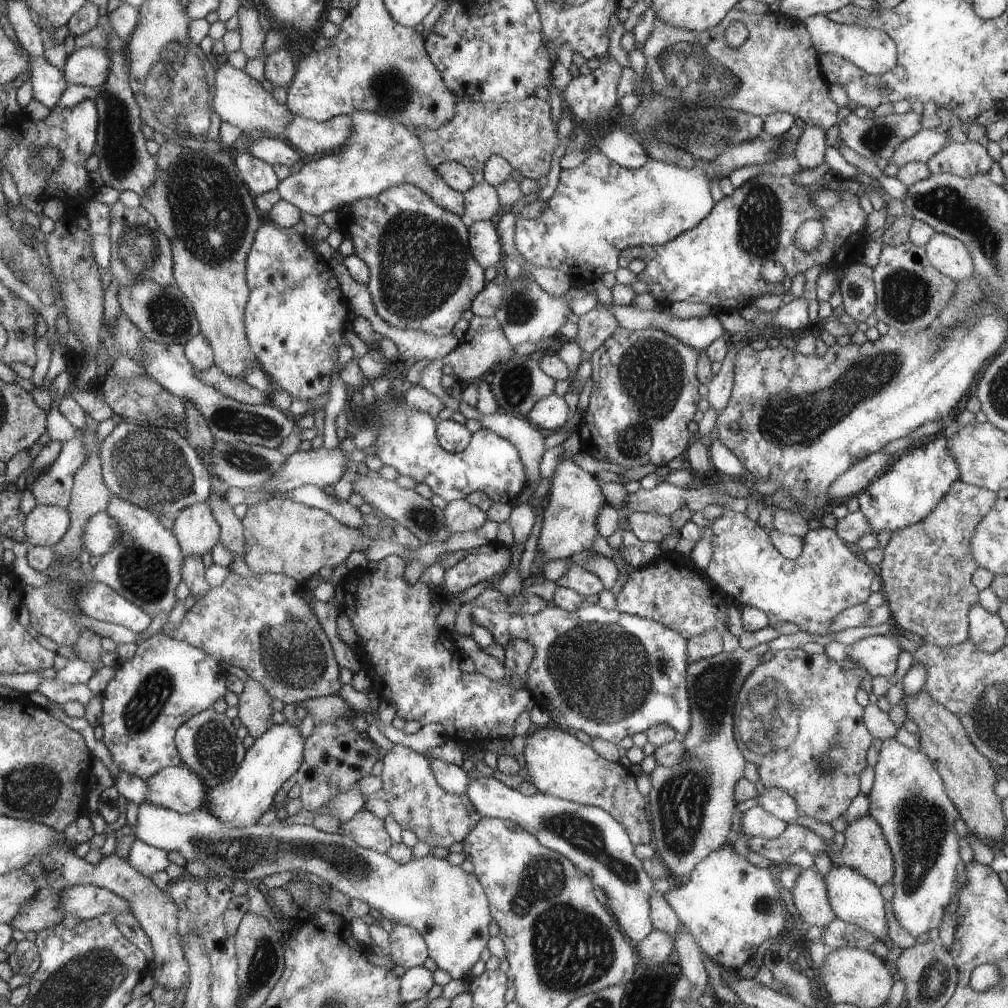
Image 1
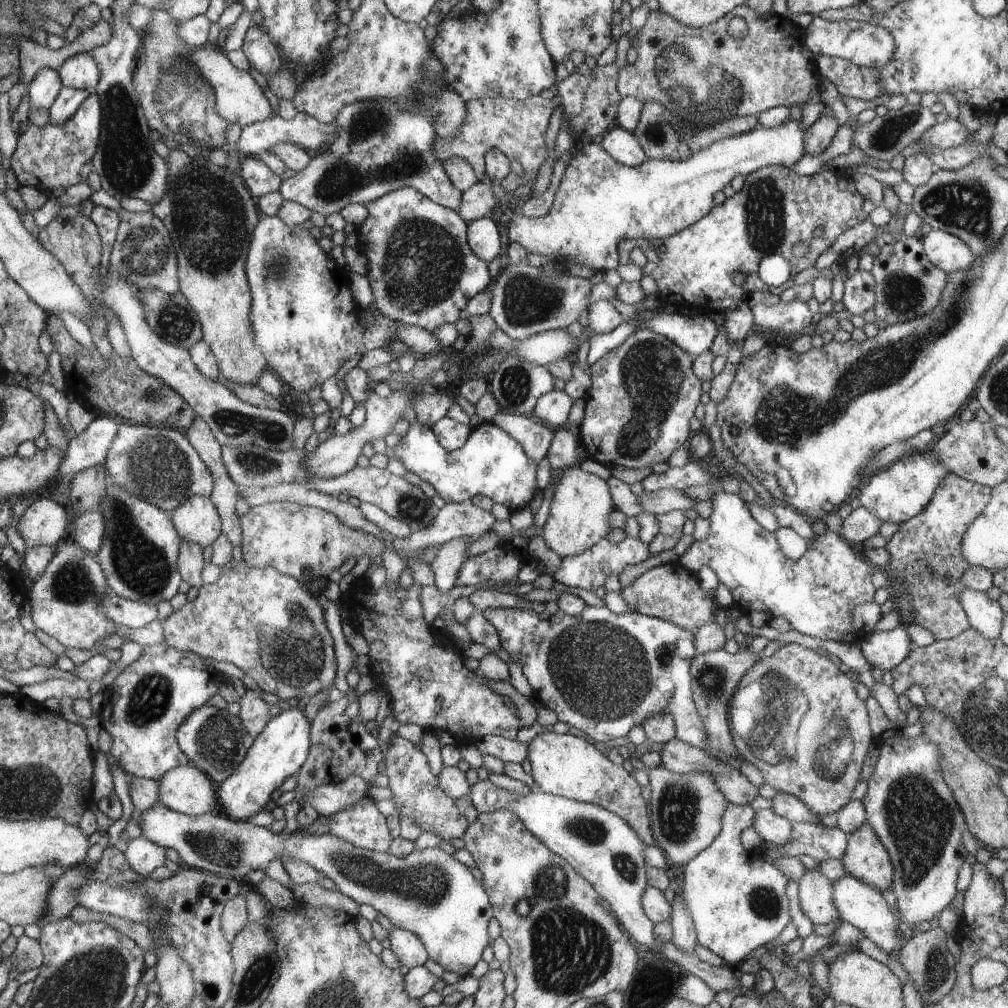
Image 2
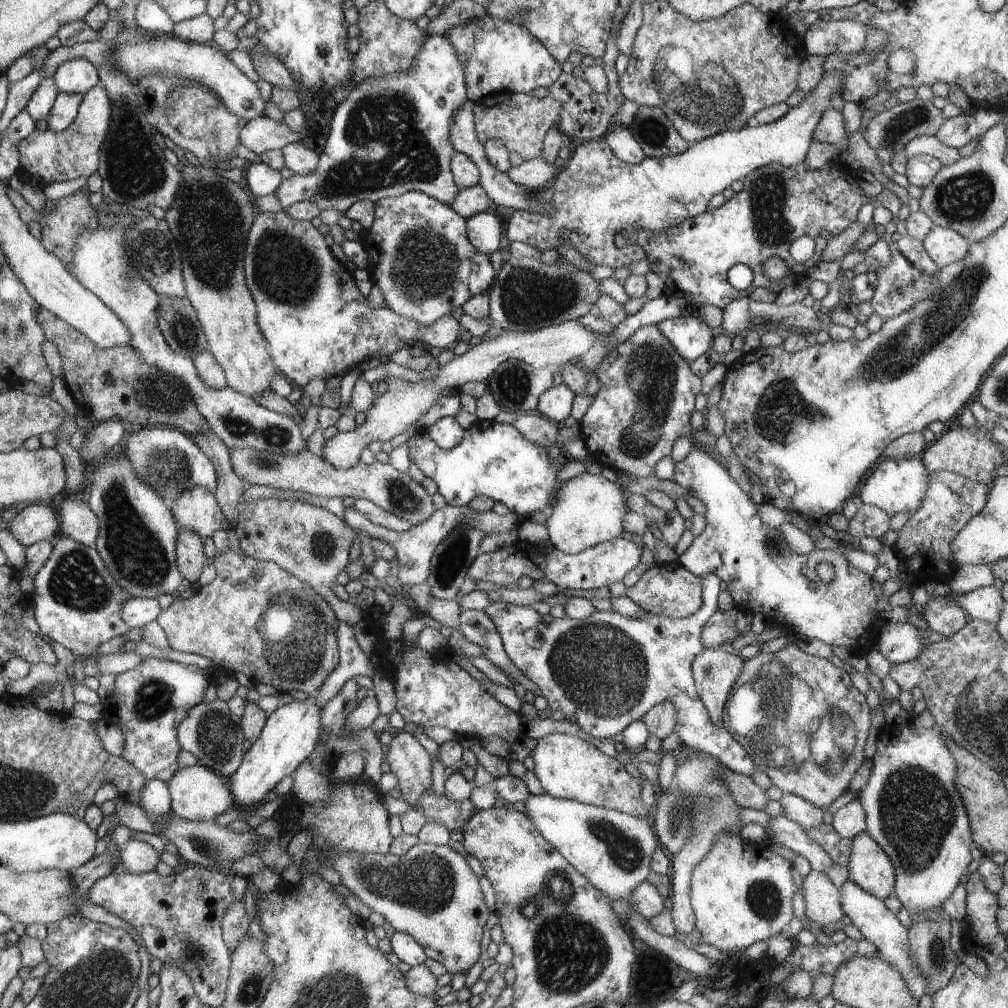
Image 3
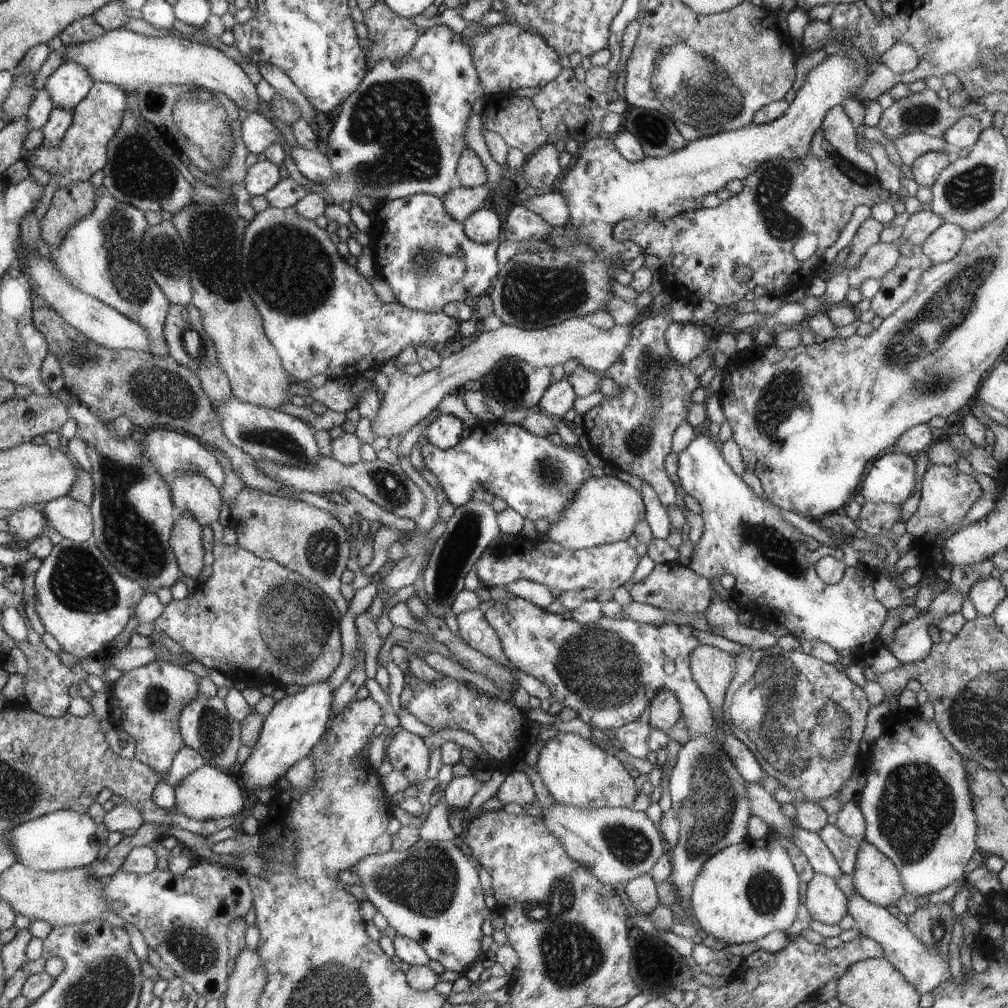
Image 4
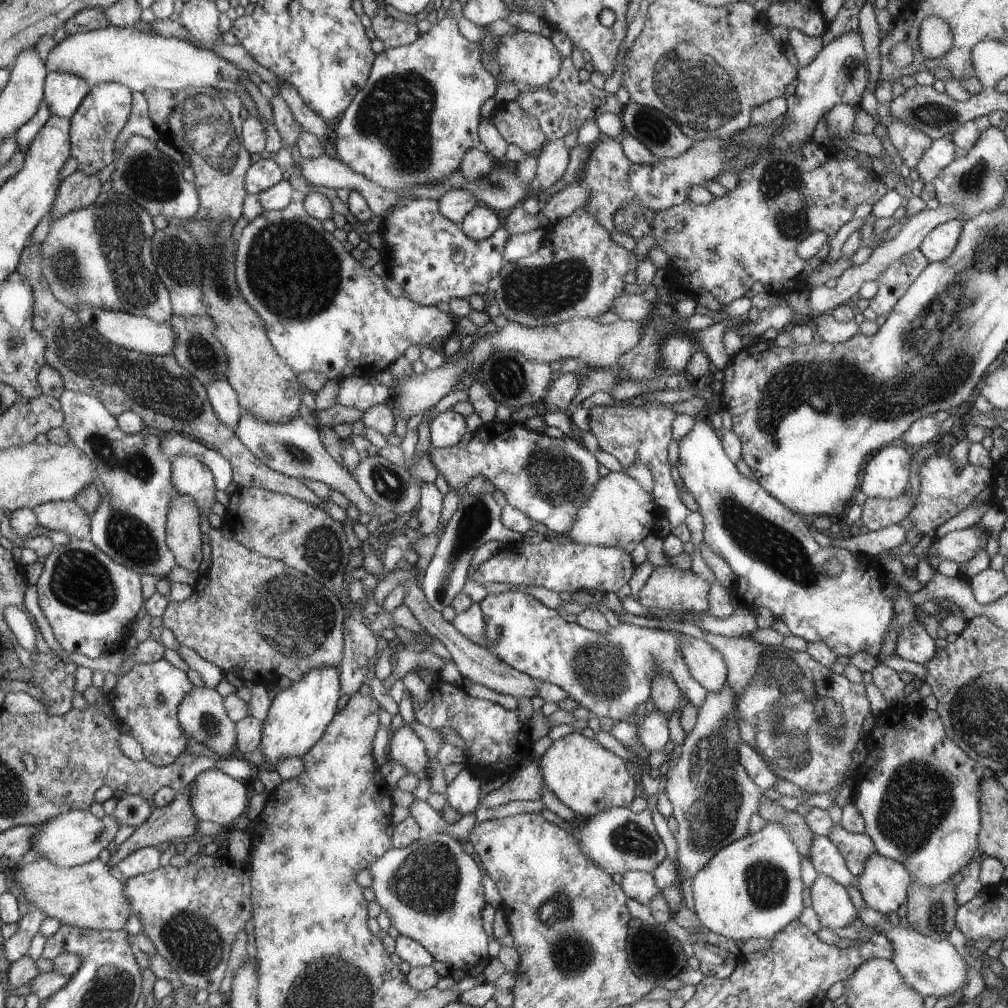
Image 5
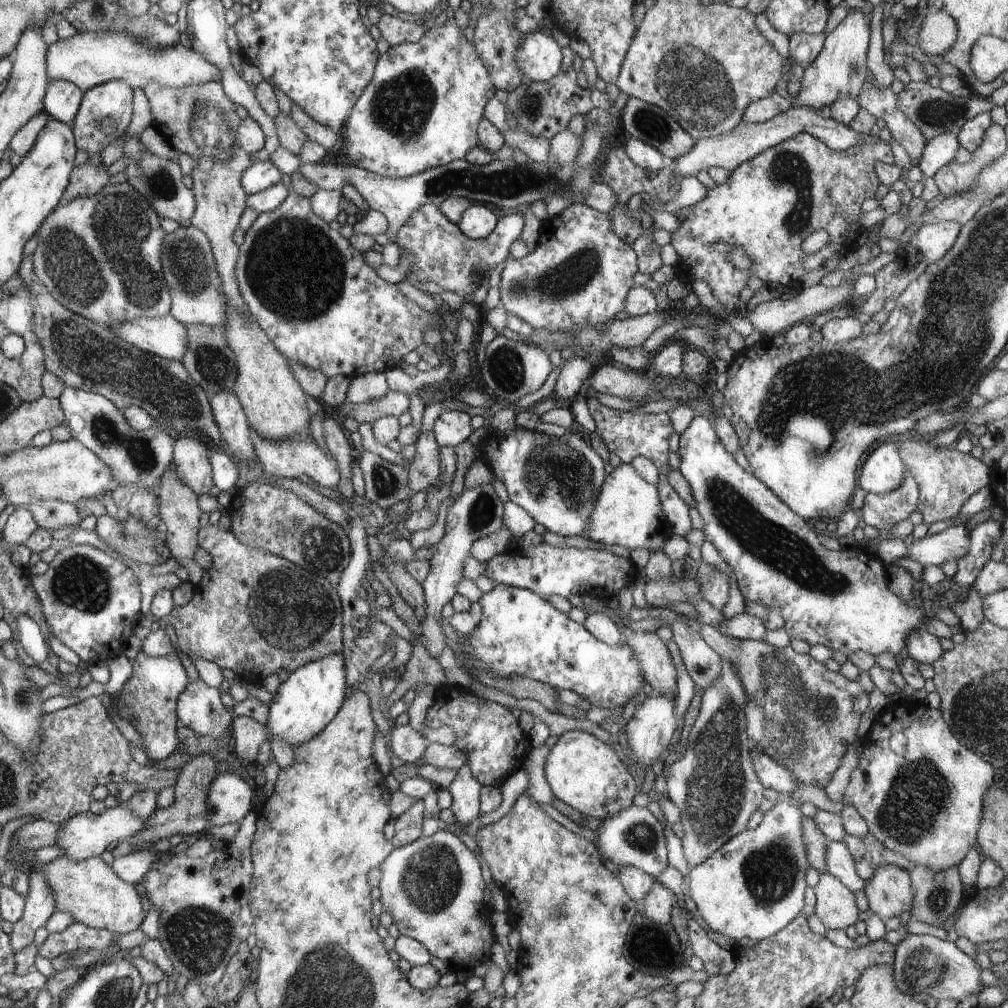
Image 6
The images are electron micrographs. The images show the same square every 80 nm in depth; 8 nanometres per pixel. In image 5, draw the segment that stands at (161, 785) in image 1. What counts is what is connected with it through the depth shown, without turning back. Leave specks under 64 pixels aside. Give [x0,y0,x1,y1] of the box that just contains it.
[191,768,248,827]

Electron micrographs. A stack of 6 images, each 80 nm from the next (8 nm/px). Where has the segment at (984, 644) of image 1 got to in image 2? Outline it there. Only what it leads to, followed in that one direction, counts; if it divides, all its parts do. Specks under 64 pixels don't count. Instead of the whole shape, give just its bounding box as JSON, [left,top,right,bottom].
[960,588,1006,640]

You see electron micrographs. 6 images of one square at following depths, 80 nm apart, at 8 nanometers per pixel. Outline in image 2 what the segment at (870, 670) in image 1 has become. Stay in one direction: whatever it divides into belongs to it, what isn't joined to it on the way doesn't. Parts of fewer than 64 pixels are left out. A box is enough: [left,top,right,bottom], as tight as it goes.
[860,624,912,672]

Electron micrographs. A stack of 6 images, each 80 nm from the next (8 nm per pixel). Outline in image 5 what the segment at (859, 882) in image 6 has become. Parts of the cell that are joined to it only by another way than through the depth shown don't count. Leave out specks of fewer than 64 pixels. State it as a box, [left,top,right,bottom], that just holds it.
[809,835,856,888]

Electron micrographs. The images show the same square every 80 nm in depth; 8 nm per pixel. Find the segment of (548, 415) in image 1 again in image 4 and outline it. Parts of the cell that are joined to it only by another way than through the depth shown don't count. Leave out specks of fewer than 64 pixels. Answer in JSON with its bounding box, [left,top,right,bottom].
[538,378,577,420]

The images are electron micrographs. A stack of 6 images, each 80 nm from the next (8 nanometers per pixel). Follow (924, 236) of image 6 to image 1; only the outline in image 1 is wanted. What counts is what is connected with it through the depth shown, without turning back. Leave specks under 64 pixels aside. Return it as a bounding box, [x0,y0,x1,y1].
[924,232,973,282]

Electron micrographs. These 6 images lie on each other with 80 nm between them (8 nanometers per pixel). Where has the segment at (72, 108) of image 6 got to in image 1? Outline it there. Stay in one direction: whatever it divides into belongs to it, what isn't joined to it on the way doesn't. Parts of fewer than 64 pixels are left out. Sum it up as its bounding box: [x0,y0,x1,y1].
[62,47,111,88]

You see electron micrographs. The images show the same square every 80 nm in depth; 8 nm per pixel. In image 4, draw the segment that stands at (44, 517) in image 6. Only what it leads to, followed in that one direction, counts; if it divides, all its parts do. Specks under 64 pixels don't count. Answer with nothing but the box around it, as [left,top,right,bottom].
[38,496,93,543]

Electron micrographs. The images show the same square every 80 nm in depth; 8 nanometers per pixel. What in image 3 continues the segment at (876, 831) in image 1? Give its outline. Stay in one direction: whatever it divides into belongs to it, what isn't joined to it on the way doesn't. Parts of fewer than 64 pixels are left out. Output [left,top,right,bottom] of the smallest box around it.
[847,831,895,900]

